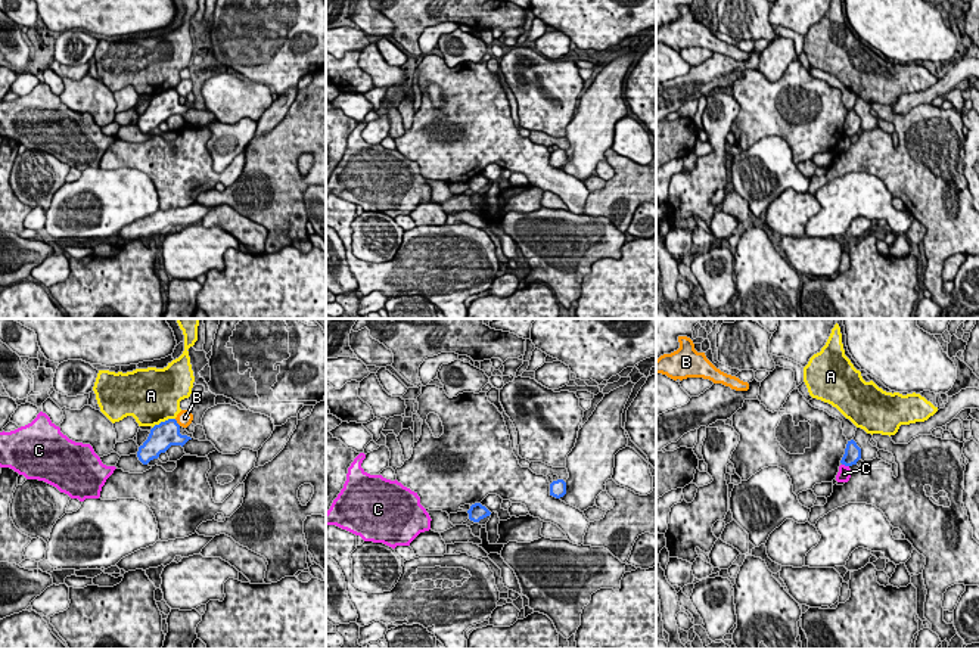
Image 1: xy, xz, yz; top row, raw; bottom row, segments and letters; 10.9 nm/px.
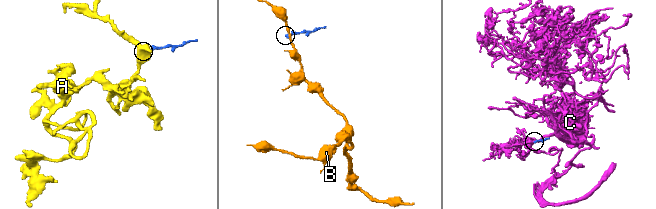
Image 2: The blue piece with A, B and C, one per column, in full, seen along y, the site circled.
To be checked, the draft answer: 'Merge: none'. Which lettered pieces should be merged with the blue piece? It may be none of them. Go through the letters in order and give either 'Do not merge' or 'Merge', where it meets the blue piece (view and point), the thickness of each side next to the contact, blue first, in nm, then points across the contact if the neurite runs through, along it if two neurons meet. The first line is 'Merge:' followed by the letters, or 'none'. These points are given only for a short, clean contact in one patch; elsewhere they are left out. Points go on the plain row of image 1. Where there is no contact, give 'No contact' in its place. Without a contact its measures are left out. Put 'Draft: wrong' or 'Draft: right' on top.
Draft: right
Merge: none
A: Do not merge. Touches blue at xy (162, 92). Thickness 280 nm (blue) against 480 nm. Boundary: xy (174, 87), (161, 90), (152, 98)
B: Do not merge. Touches blue at xy (176, 92). Thickness 280 nm (blue) against 170 nm. Boundary: xy (174, 89), (180, 95)
C: Do not merge. Touches blue at yz (845, 134). Thickness 190 nm (blue) against 140 nm. Boundary: yz (842, 133), (848, 136)

